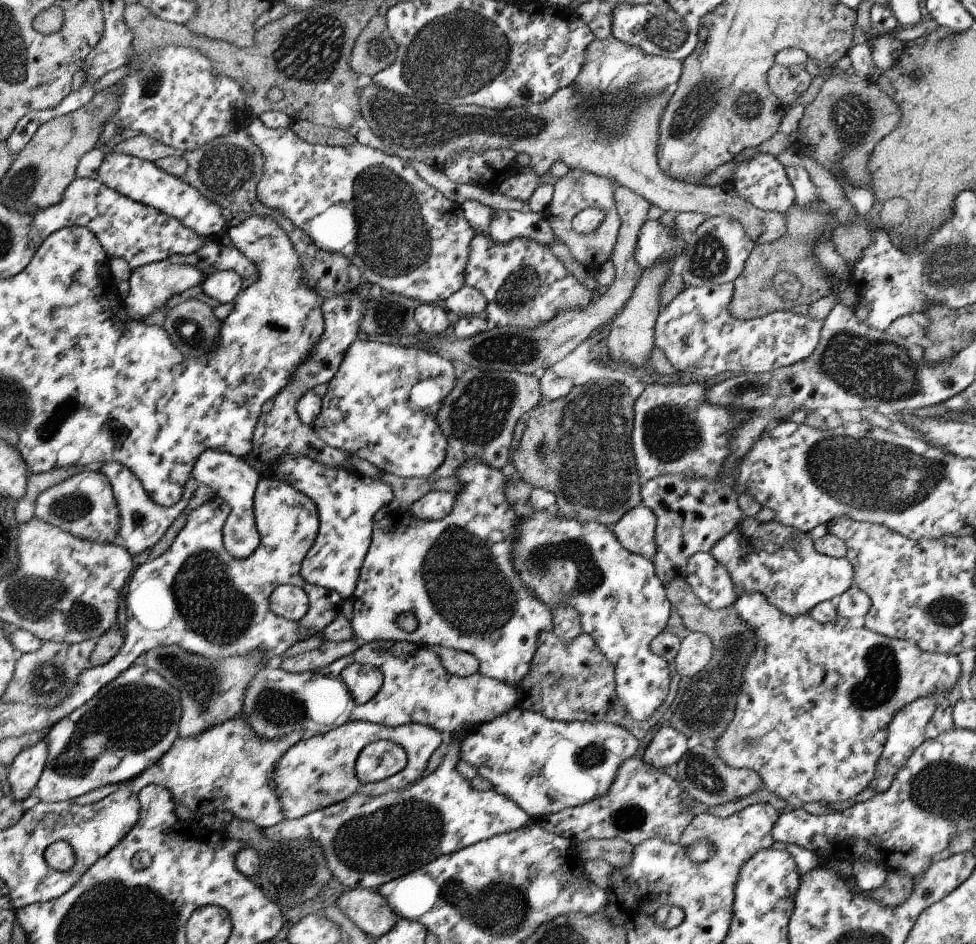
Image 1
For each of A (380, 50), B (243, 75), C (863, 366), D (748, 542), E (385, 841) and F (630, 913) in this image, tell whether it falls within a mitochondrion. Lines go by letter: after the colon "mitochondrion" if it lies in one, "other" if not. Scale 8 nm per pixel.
A: mitochondrion
B: other
C: mitochondrion
D: other
E: mitochondrion
F: other

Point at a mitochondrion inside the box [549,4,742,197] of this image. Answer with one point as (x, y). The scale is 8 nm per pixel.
(666, 32)

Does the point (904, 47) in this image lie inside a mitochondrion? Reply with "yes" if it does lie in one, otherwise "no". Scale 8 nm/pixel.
no

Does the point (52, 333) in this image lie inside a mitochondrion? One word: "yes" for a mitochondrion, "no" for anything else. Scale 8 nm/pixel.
no

